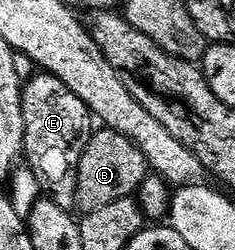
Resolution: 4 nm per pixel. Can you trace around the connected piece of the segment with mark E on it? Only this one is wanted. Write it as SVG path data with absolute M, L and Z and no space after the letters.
M45 72L37 73L25 81L22 111L25 163L33 174L38 175L45 197L51 198L62 210L73 211L78 205L78 164L94 131L93 115L58 77Z

